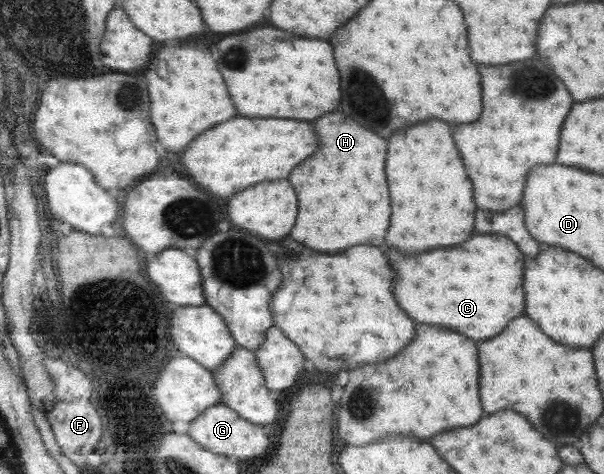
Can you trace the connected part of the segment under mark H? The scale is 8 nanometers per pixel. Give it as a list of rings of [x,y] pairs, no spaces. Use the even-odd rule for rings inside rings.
[[[332,112],[324,118],[316,118],[312,126],[320,130],[320,150],[312,154],[308,162],[300,162],[296,174],[288,178],[292,186],[296,186],[296,194],[300,194],[300,222],[296,222],[292,238],[296,238],[296,242],[304,242],[304,246],[312,246],[314,250],[324,250],[324,254],[338,254],[340,250],[356,244],[384,244],[386,230],[390,226],[390,194],[384,176],[386,140],[354,122],[344,112]]]

